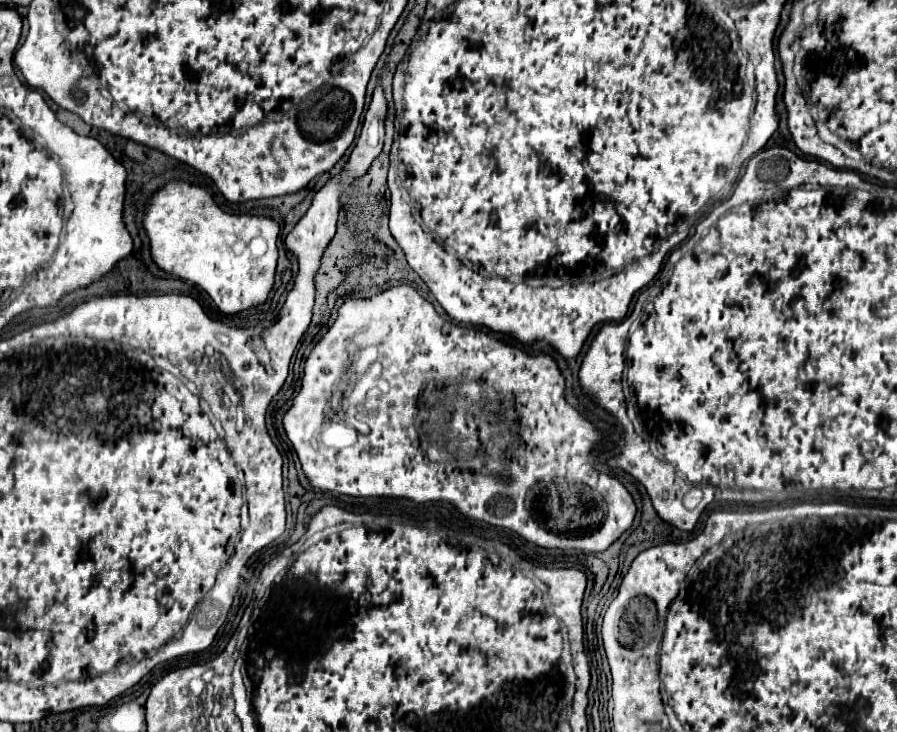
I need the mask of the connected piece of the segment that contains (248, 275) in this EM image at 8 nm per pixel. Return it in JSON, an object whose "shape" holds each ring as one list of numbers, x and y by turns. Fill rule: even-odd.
{"shape":[[170,182,152,196,144,216,144,228,150,236,154,262,162,270,174,272,176,276,204,288,224,314,236,314,266,300,274,284,274,272,278,260,276,240,280,228,274,220,262,216,226,214,216,206,216,202,206,190,186,182]]}

